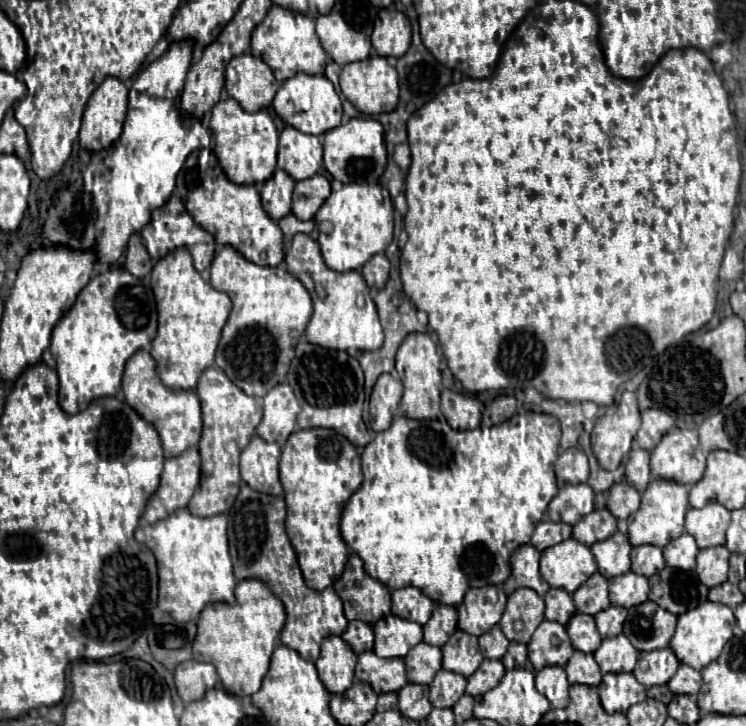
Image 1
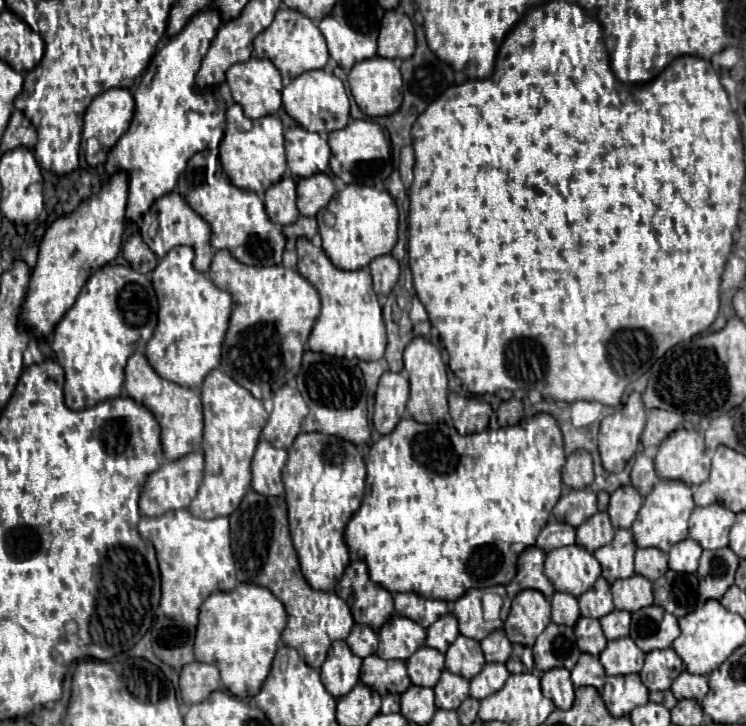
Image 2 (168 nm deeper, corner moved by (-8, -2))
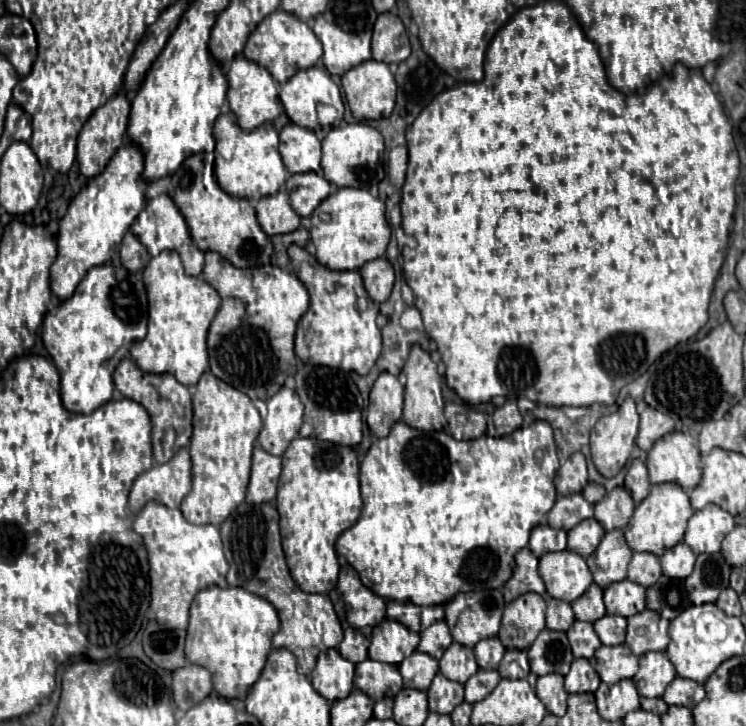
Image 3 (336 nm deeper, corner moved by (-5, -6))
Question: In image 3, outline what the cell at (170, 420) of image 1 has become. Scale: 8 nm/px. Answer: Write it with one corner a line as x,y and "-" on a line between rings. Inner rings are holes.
124,358
118,368
114,370
114,386
122,392
124,398
130,398
138,404
142,404
150,418
152,418
152,448
154,448
154,460
158,464
164,464
184,448
192,438
192,394
186,386
182,386
174,376
170,374
148,374
142,372
134,360

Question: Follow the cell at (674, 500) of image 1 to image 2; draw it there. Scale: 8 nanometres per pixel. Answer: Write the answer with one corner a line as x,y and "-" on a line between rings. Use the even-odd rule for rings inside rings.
659,480
657,488
653,488
653,492
645,498
637,520
631,526
633,538
637,546
653,546
659,548
663,552
669,552
669,548
681,540
687,538
687,520
693,512
695,504
693,504
693,492
685,482
677,482
677,480

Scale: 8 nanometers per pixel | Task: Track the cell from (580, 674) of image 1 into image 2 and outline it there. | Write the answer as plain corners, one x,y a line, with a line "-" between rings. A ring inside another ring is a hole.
581,654
575,668
571,670
571,682
575,688
579,688
579,686
601,688
605,684
605,678
607,676
605,676
605,670
603,670
599,658
589,656
589,654

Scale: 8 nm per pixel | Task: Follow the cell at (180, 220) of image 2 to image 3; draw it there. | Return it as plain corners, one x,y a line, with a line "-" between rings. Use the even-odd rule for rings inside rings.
160,194
156,198
148,200
146,206
144,206
144,210
134,220
134,224
132,224
130,230
134,232
134,236
138,236
138,240
142,240
142,244
148,248
150,256
158,256
162,250
176,250
182,256
186,274
190,274
190,276
202,274
204,252
194,246
194,240
190,236
190,228
188,228
186,220
184,220
182,212
176,208
176,204
172,202
172,198
168,194

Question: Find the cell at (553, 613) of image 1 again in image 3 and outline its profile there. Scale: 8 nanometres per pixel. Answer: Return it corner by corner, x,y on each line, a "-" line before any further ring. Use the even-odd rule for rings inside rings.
546,596
546,604
548,604
546,628
566,632
576,620
572,606
568,602
564,602
564,600
556,600
556,598
550,598
550,596

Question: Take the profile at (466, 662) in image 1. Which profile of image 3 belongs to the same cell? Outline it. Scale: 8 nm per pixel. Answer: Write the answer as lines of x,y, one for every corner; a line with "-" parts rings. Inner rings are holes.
452,642
450,648
446,648
444,656
440,658
440,672
448,680
456,680
464,684
476,670
478,670
478,664
476,664
474,650
464,644

